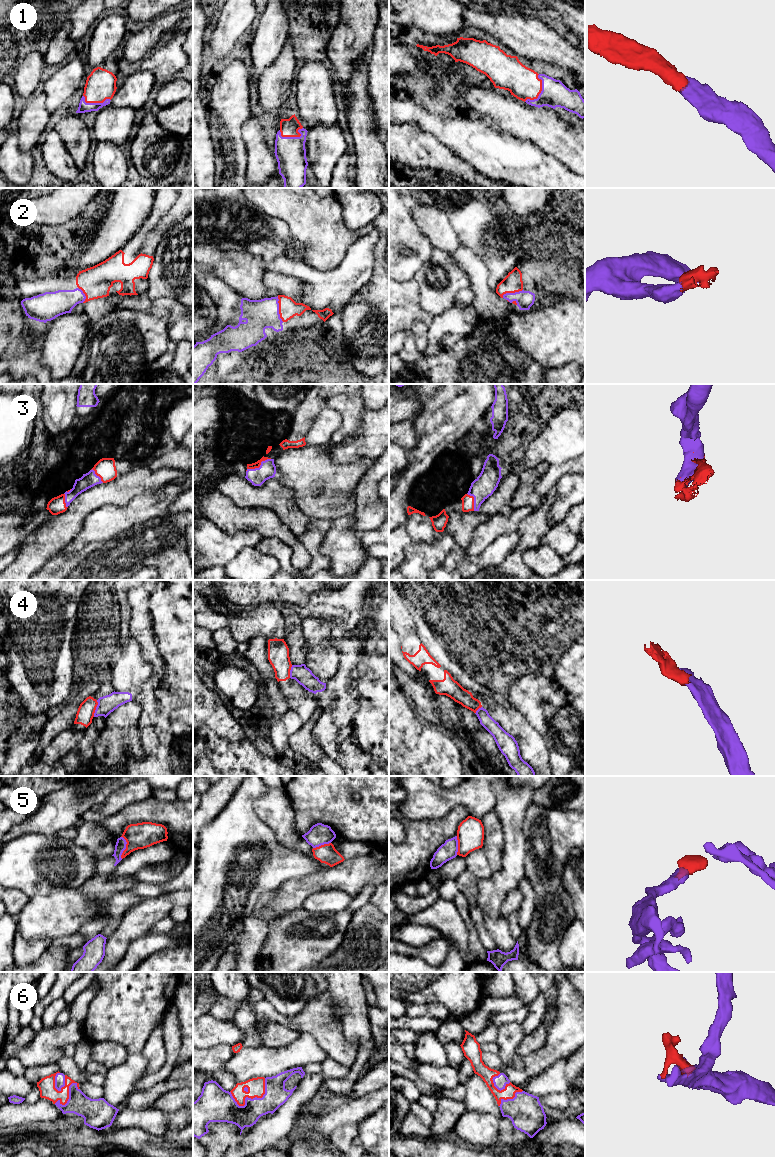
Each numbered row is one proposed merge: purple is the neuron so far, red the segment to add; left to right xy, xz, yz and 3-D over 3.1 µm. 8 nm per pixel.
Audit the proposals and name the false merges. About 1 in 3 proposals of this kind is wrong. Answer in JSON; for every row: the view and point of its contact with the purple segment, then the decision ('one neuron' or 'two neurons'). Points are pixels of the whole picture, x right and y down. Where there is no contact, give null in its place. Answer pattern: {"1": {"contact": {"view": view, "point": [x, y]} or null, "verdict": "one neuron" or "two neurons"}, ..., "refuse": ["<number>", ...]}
{"1": {"contact": {"view": "yz", "point": [541, 92]}, "verdict": "one neuron"}, "2": {"contact": {"view": "xz", "point": [278, 309]}, "verdict": "one neuron"}, "3": {"contact": {"view": "xz", "point": [260, 466]}, "verdict": "one neuron"}, "4": {"contact": {"view": "xy", "point": [96, 708]}, "verdict": "two neurons"}, "5": {"contact": {"view": "xy", "point": [125, 847]}, "verdict": "two neurons"}, "6": {"contact": {"view": "xz", "point": [255, 1097]}, "verdict": "one neuron"}, "refuse": ["4", "5"]}

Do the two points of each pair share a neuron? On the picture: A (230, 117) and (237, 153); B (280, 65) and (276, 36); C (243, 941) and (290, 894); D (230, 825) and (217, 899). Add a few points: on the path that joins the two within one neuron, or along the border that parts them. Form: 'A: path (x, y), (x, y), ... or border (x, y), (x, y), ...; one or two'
A: path (233, 126), (237, 144); one
B: border (287, 37), (278, 56), (263, 72); two
C: border (273, 898), (261, 914), (264, 920); two
D: path (230, 843), (230, 859), (226, 863), (224, 881); one

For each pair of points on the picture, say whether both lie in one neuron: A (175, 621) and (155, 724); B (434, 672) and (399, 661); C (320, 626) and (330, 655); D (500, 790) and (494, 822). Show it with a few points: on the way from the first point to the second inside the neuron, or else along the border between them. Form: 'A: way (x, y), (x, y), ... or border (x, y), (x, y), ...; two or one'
A: way (175, 647), (175, 698); one
B: border (401, 649), (402, 655), (422, 672); two
C: way (320, 633), (320, 645), (323, 648); one
D: border (493, 811), (500, 821), (504, 835); two

